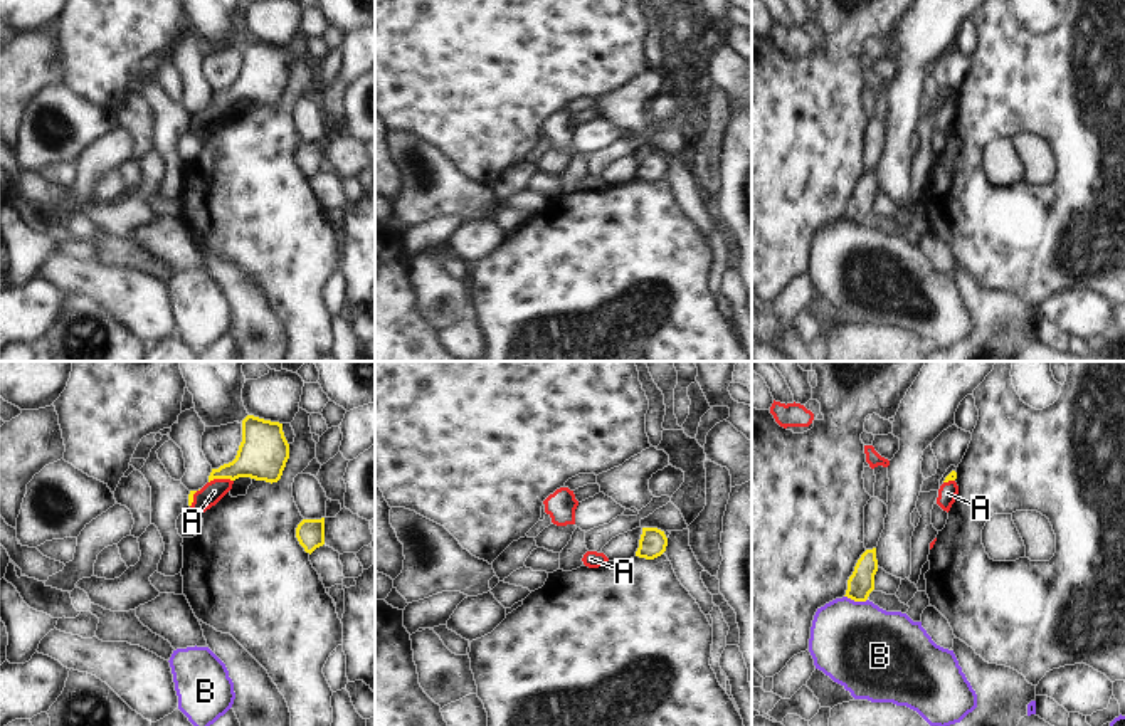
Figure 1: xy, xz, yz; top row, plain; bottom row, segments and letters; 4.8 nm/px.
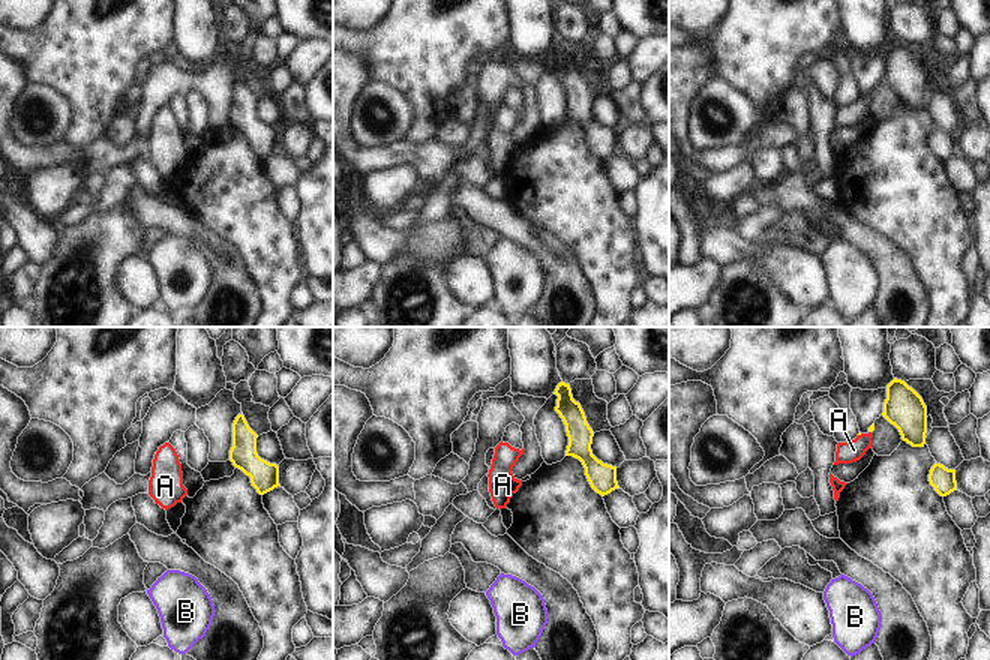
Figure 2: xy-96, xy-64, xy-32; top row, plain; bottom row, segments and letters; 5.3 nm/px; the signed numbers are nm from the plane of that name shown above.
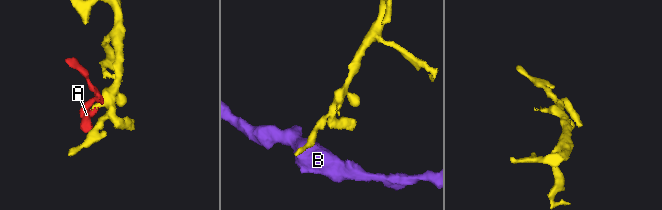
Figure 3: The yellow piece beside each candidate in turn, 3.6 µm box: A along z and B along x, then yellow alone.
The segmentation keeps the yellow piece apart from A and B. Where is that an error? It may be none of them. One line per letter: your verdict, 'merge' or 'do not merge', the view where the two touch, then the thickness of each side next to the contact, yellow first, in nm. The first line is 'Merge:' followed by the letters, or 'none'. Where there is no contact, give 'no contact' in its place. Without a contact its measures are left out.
Merge: A
A: merge | xy | 240/100 nm
B: do not merge | yz | 120/420 nm

